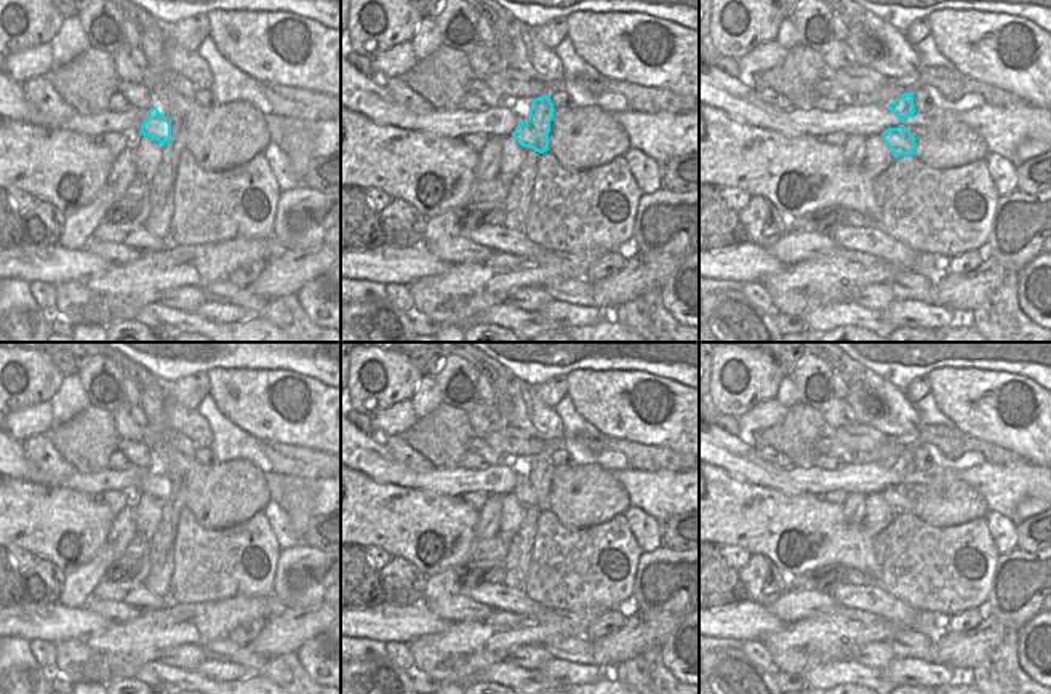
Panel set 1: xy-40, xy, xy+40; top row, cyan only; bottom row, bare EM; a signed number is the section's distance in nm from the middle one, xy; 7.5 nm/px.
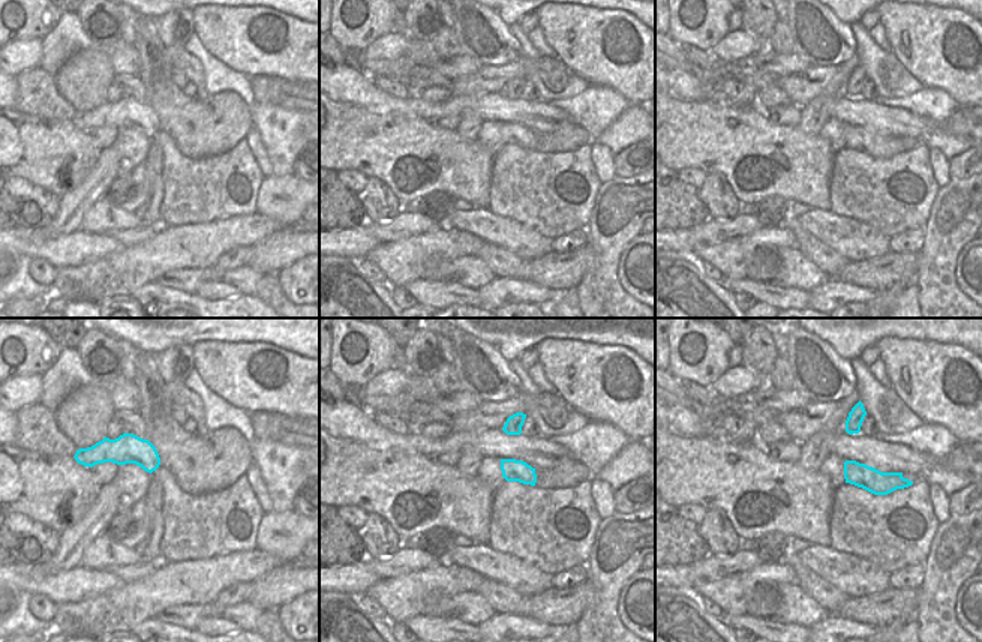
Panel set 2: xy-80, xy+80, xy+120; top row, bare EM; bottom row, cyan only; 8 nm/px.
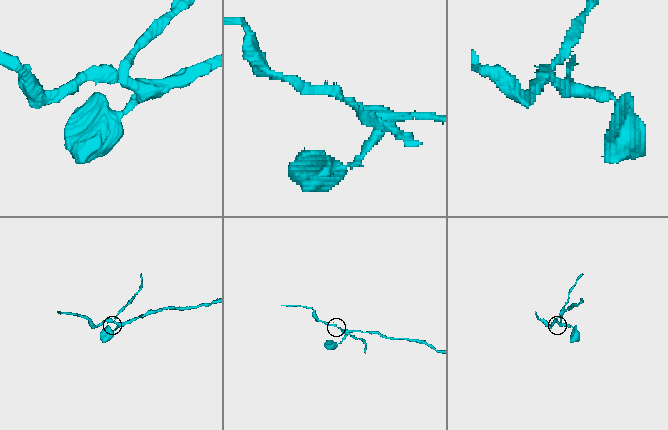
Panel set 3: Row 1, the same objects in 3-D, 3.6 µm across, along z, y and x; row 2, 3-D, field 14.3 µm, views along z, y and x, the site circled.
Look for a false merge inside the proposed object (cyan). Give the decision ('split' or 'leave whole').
split

